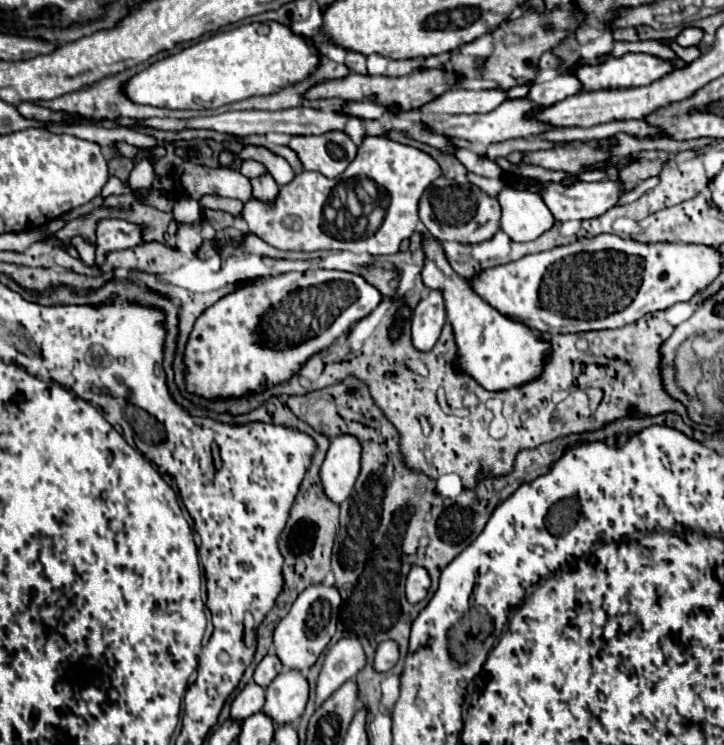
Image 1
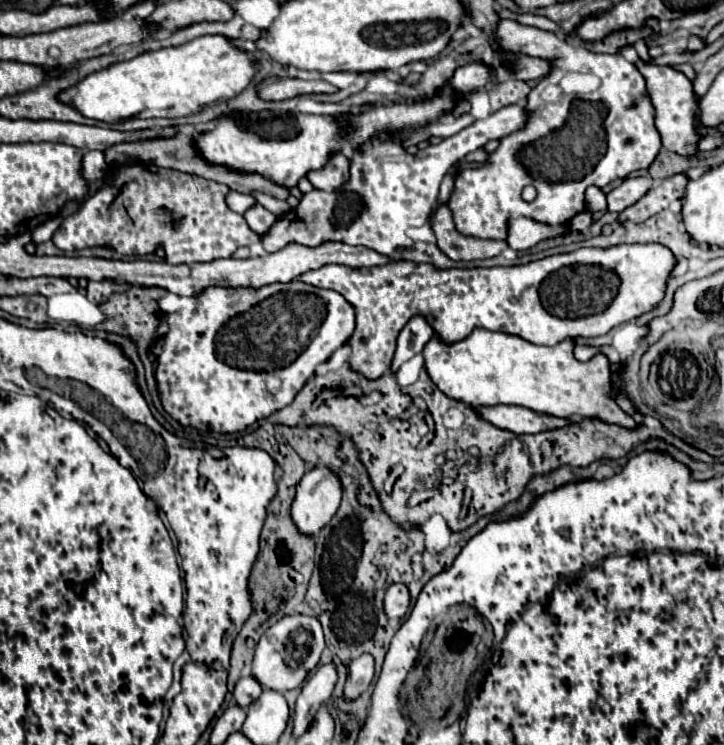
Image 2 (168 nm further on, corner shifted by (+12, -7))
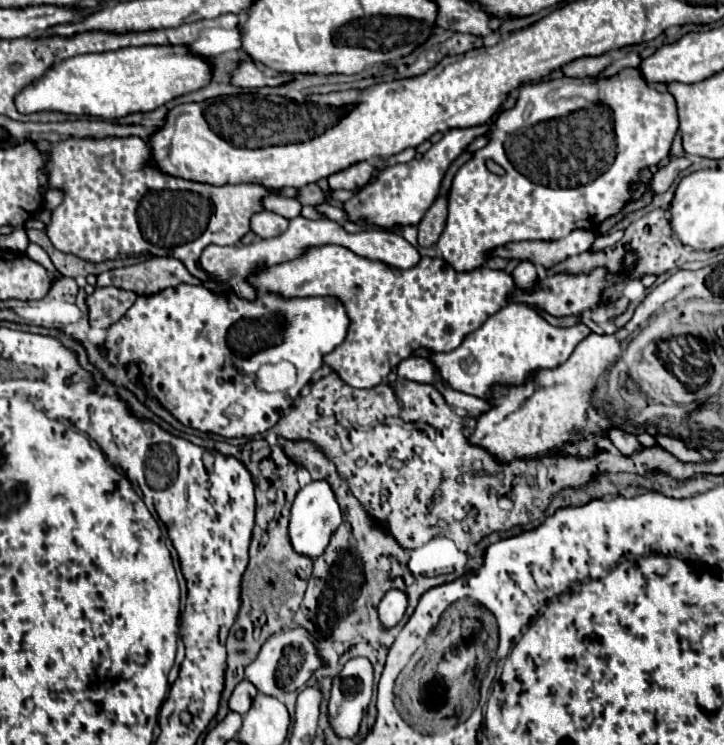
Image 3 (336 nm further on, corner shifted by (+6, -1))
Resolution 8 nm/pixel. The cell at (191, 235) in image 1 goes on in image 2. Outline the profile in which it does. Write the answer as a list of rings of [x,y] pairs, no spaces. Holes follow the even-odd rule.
[[[126,163],[116,167],[116,171],[102,183],[102,187],[80,201],[80,209],[66,217],[60,227],[52,235],[52,243],[62,251],[80,251],[86,247],[110,247],[120,255],[148,255],[158,247],[166,251],[166,261],[172,265],[178,263],[194,263],[194,261],[212,261],[220,257],[230,257],[238,247],[252,245],[260,241],[256,233],[250,231],[244,217],[234,213],[226,205],[226,195],[232,189],[228,185],[174,171],[156,167],[152,163]]]

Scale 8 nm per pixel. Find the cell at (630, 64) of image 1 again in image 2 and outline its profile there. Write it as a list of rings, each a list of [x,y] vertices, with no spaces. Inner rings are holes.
[[[498,19],[496,45],[504,53],[524,53],[530,57],[546,57],[546,59],[552,59],[554,63],[552,63],[550,75],[544,77],[530,91],[526,99],[526,111],[528,111],[526,125],[520,131],[514,131],[512,135],[506,135],[504,139],[500,139],[498,147],[492,153],[488,153],[486,161],[480,167],[464,169],[456,175],[456,183],[454,183],[454,191],[448,201],[448,207],[452,211],[452,219],[460,235],[480,237],[480,239],[506,239],[508,221],[514,217],[526,217],[546,225],[568,225],[568,219],[576,217],[580,211],[586,209],[584,193],[590,185],[596,185],[602,189],[608,183],[620,177],[628,177],[638,169],[648,169],[654,163],[662,143],[660,143],[660,133],[656,131],[655,109],[648,97],[645,79],[634,63],[626,61],[622,55],[592,53],[576,41],[568,43],[564,35],[542,31],[536,27],[526,27],[510,19]],[[568,73],[596,75],[600,79],[600,87],[592,93],[568,95],[558,103],[544,103],[540,99],[540,93],[548,85],[560,83],[560,79]],[[526,185],[532,185],[536,189],[534,201],[522,199],[522,189]]]

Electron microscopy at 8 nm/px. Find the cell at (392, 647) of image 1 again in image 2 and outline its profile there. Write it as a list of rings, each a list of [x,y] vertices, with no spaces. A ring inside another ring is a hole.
[[[364,653],[358,659],[354,659],[348,667],[348,679],[344,685],[344,697],[346,701],[358,699],[370,685],[374,677],[374,659],[372,655]]]

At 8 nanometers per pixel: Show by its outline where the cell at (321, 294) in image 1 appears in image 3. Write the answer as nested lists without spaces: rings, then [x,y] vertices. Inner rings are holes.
[[[180,283],[176,287],[168,287],[160,293],[154,293],[154,295],[140,295],[136,299],[136,303],[126,311],[126,315],[114,323],[108,331],[106,331],[106,347],[114,351],[116,359],[120,363],[132,363],[132,367],[140,369],[142,375],[148,375],[150,377],[150,387],[154,391],[154,397],[186,427],[194,427],[198,431],[204,431],[204,433],[216,433],[216,435],[222,435],[222,437],[250,437],[250,435],[256,435],[256,433],[264,433],[266,429],[270,429],[282,415],[284,411],[288,411],[300,389],[304,385],[308,385],[308,381],[312,379],[312,375],[322,367],[322,359],[324,355],[332,353],[344,339],[346,339],[346,333],[348,333],[348,327],[350,327],[350,317],[346,313],[346,307],[340,299],[336,297],[292,297],[292,299],[286,299],[278,293],[264,293],[264,295],[258,295],[254,301],[248,301],[248,299],[242,299],[238,297],[236,293],[228,293],[228,291],[222,291],[222,293],[216,293],[212,289],[208,289],[206,285],[188,285],[188,283]],[[278,361],[290,361],[296,365],[298,369],[298,381],[292,389],[284,391],[284,393],[264,393],[256,387],[256,371],[260,365],[264,363],[278,363]]]

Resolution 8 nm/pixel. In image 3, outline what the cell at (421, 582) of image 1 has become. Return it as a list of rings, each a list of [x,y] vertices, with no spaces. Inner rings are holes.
[[[390,589],[390,591],[384,595],[384,599],[380,601],[380,605],[378,605],[378,613],[380,613],[382,625],[394,627],[394,625],[404,617],[406,605],[408,605],[406,593],[400,591],[400,589]]]

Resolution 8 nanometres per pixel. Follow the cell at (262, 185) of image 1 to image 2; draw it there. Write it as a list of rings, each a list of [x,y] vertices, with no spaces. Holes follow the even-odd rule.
[[[256,205],[256,207],[252,207],[250,211],[246,211],[244,213],[244,219],[246,219],[246,223],[248,223],[248,227],[256,233],[256,235],[260,235],[260,237],[264,237],[270,229],[272,229],[272,223],[276,223],[276,215],[272,215],[268,209],[264,209],[262,205]]]

